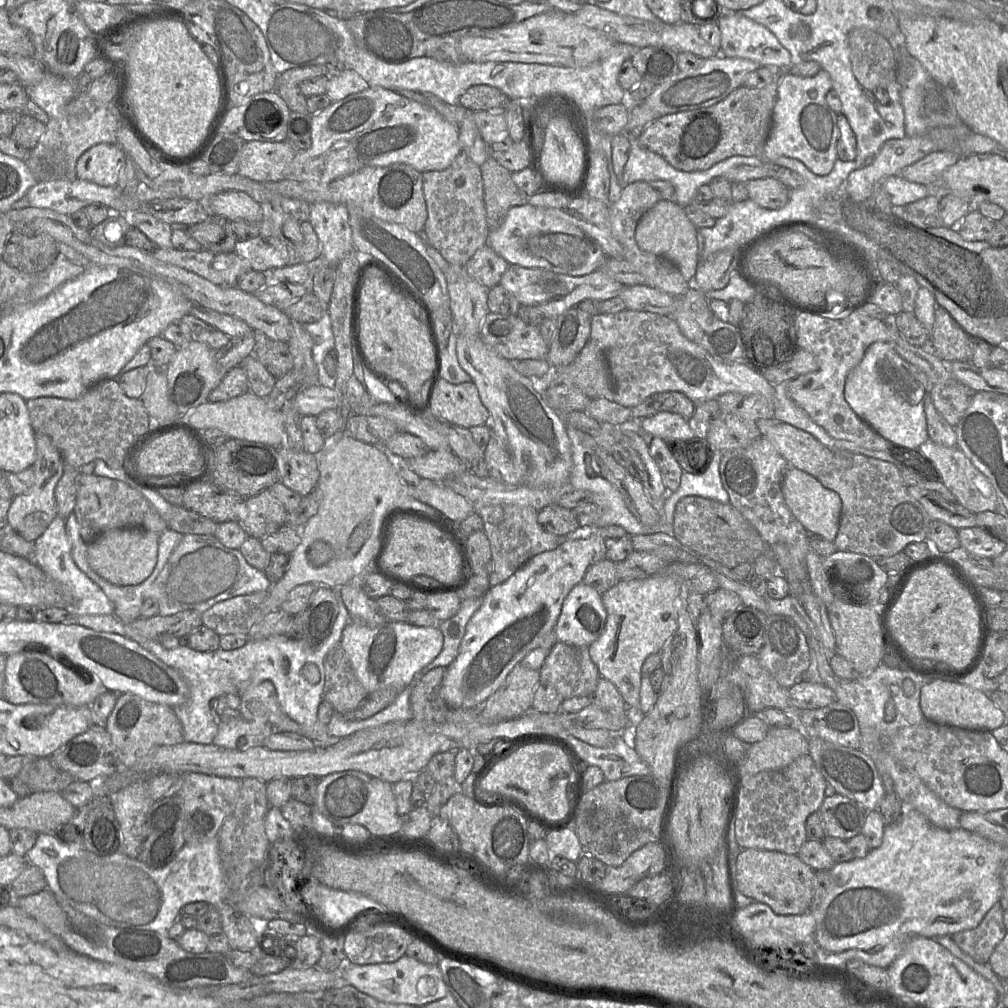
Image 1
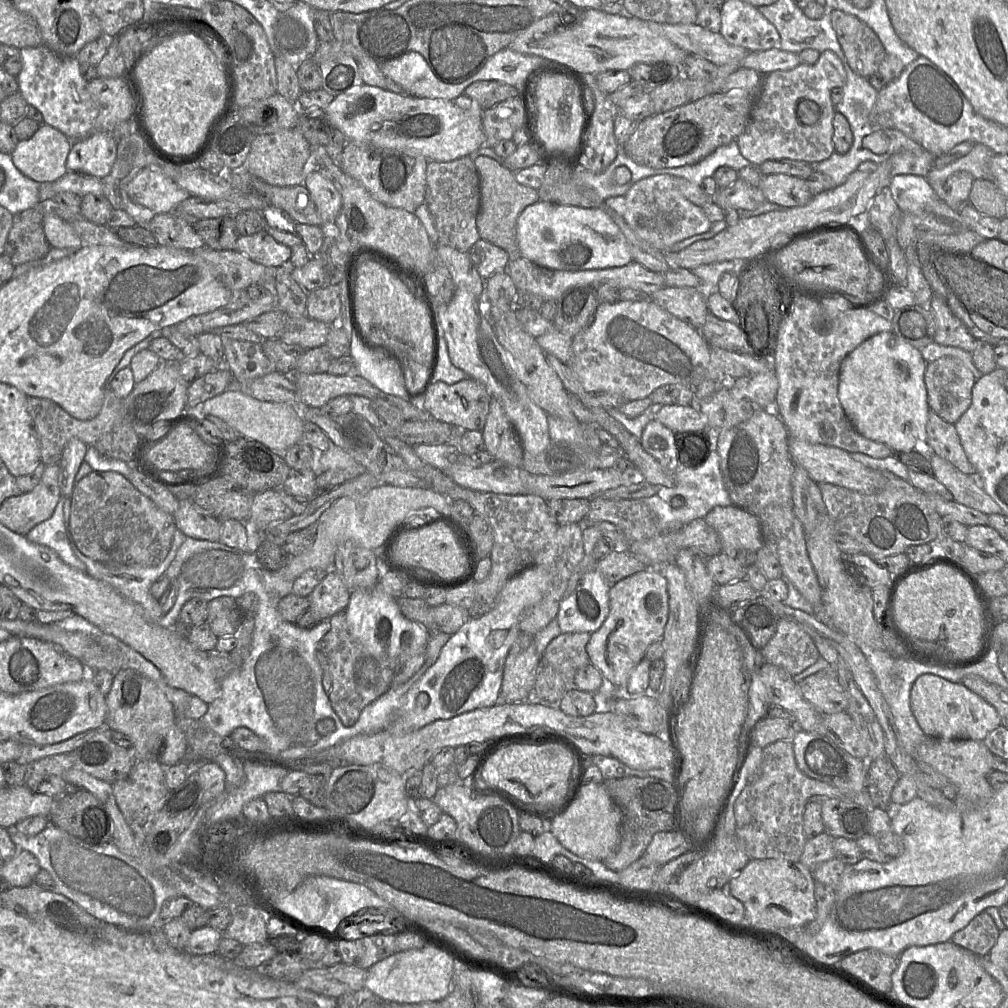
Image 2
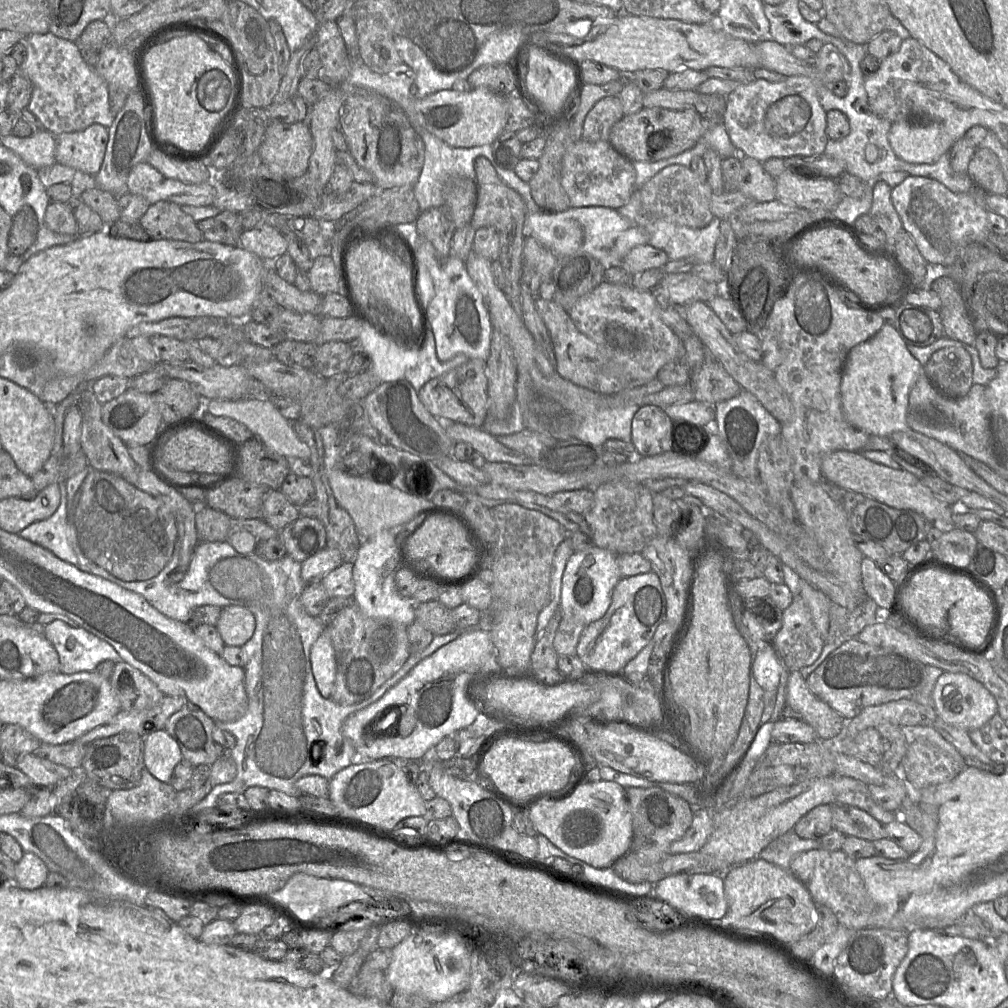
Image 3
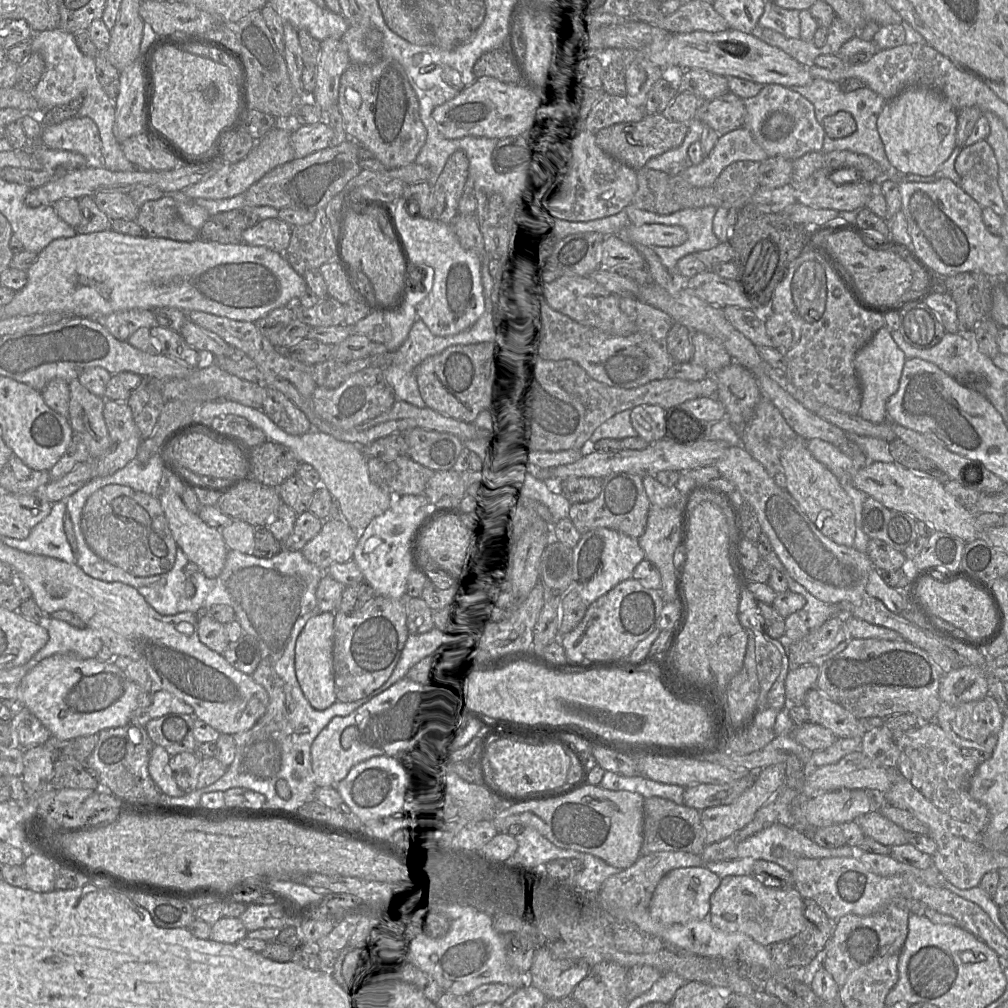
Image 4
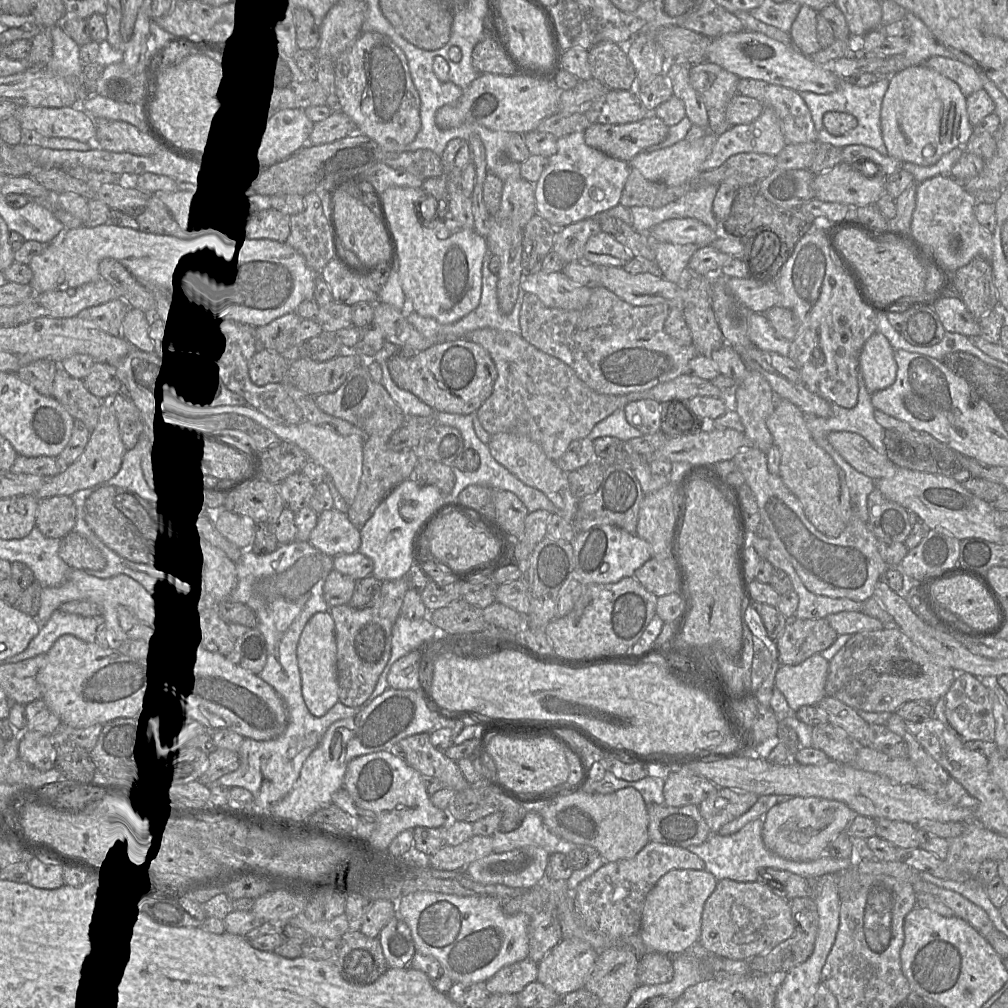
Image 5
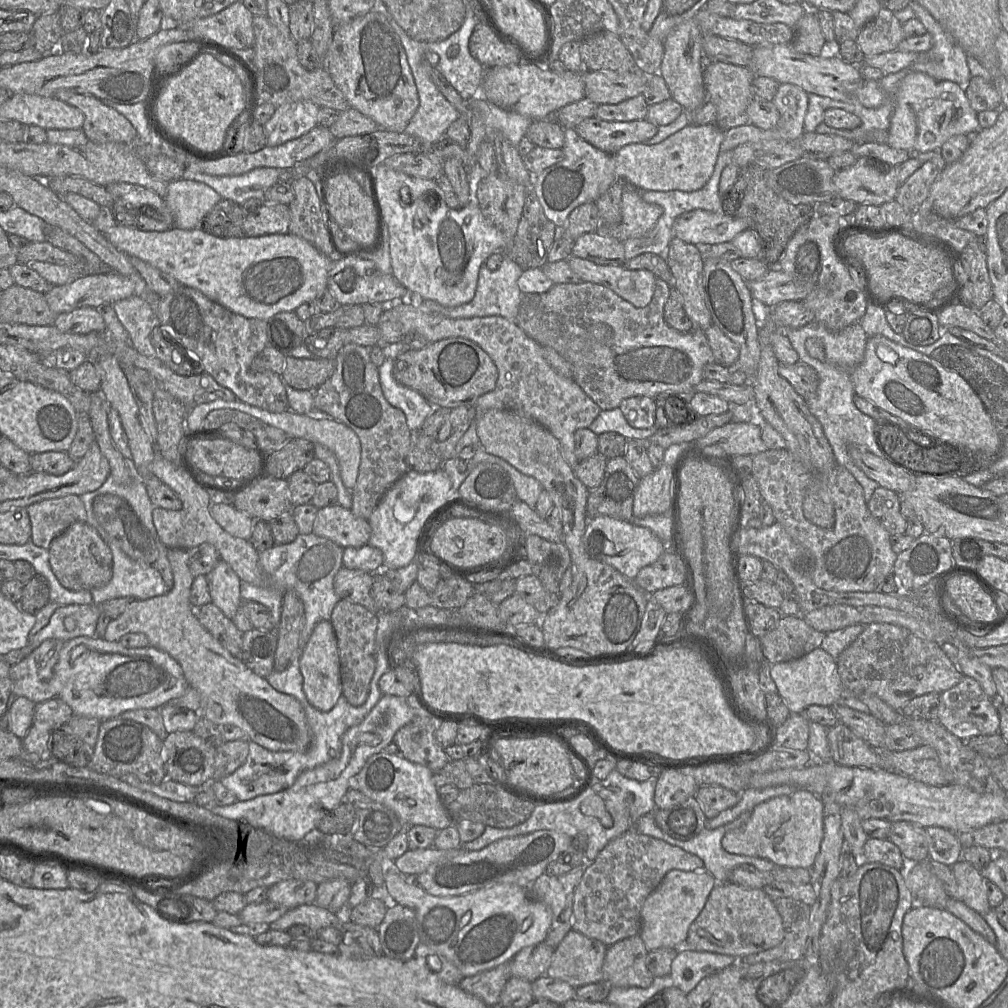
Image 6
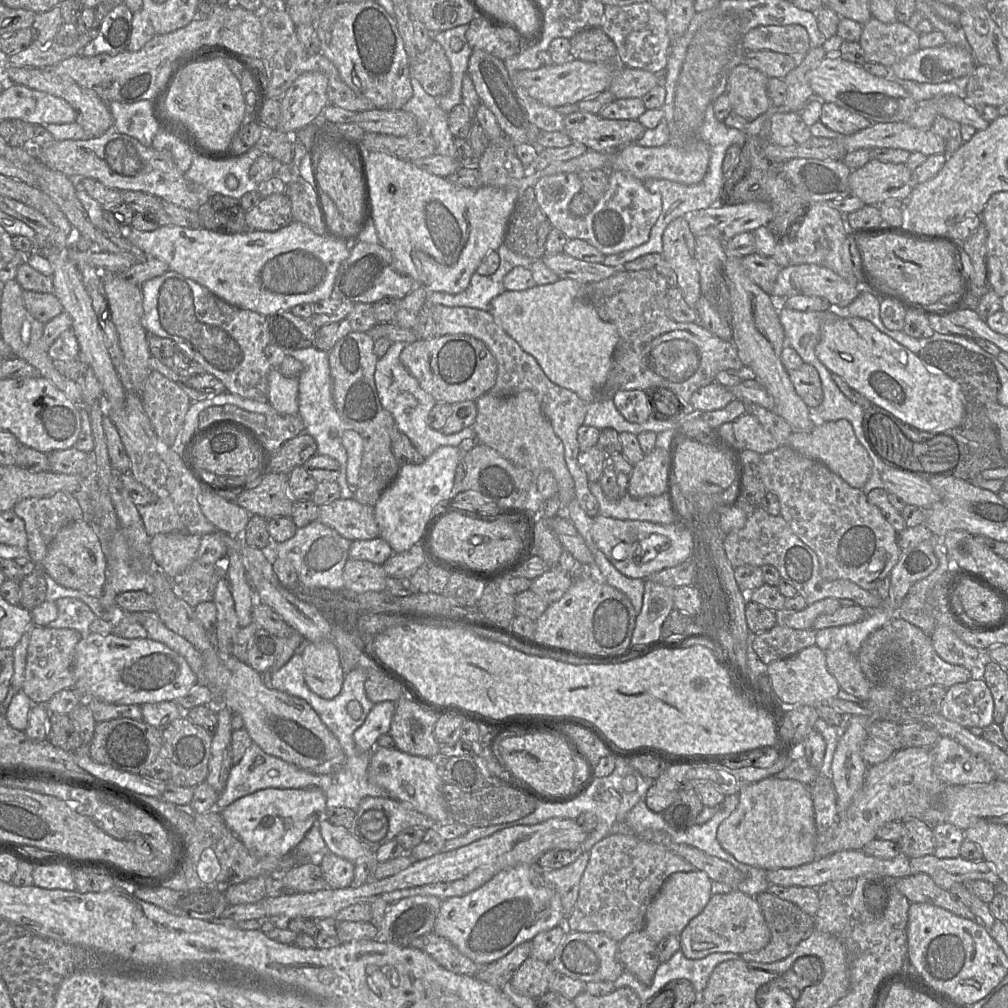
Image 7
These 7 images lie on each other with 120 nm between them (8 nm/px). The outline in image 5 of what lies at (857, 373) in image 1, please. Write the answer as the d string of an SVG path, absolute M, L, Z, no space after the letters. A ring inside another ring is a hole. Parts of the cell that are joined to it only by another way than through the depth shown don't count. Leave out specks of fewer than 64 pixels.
M878 331L865 342L859 355L859 367L870 395L895 382L897 364L894 351L888 339Z

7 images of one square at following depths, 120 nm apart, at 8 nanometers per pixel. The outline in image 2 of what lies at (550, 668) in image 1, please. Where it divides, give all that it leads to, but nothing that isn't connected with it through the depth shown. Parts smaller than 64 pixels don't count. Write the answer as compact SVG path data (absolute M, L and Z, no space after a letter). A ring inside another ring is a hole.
M587 632L561 633L548 644L542 655L542 659L559 673L566 691L577 689L573 684L576 672L591 664L586 651L589 639Z

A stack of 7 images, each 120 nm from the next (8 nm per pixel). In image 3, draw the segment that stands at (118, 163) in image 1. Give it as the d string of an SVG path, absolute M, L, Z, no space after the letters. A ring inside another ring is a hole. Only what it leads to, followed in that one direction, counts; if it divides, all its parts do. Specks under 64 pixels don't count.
M92 124L84 130L56 136L56 162L77 171L96 175L108 143L108 129Z

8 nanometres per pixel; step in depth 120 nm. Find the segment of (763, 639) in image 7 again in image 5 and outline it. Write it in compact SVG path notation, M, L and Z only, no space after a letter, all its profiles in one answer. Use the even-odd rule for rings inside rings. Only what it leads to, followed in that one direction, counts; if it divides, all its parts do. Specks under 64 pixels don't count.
M825 618L788 620L784 631L776 640L780 665L799 664L826 650L837 639L837 632Z

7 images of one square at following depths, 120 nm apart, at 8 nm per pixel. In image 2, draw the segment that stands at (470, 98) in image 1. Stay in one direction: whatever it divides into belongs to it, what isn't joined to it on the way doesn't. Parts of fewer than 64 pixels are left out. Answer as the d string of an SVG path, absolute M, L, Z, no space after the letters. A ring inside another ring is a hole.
M484 80L469 85L464 93L483 110L494 107L509 98L517 97L518 90L504 82Z

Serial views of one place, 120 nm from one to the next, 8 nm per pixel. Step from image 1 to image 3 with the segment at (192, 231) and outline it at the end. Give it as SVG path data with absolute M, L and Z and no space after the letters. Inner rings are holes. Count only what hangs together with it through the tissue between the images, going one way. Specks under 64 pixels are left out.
M221 211L218 215L197 222L204 240L228 246L239 246L244 231L239 213Z

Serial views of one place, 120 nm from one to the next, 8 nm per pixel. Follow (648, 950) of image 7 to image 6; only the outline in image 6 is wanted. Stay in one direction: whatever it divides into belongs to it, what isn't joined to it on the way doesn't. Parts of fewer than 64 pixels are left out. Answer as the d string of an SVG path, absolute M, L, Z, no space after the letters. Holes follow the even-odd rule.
M640 935L608 946L602 967L603 982L611 987L649 987L654 976L646 965L648 952Z

